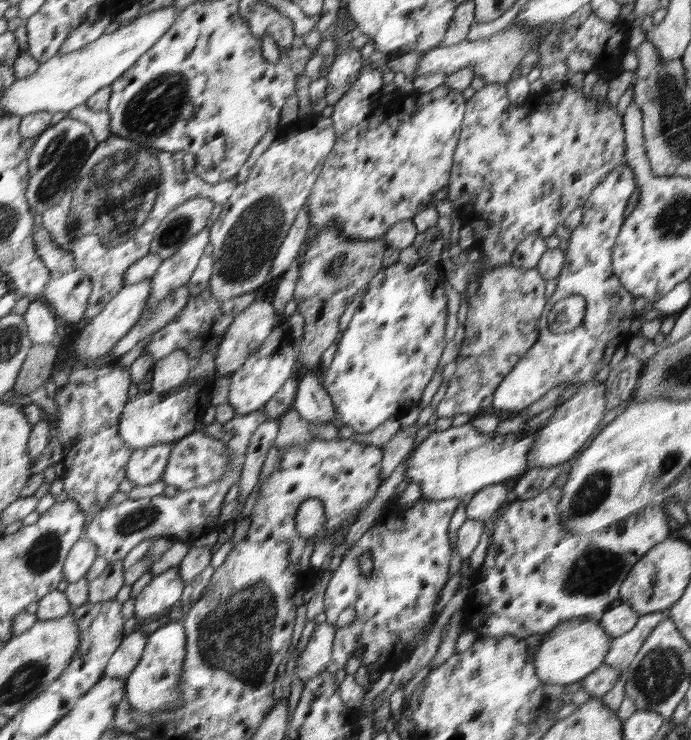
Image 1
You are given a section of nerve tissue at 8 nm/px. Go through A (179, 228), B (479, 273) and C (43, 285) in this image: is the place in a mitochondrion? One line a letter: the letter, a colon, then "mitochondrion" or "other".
A: mitochondrion
B: other
C: other

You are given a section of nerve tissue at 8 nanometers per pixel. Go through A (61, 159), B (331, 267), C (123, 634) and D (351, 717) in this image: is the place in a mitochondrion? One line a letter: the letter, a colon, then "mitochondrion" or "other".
A: mitochondrion
B: mitochondrion
C: other
D: other

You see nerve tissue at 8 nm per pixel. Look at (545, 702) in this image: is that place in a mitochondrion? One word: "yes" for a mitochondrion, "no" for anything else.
no

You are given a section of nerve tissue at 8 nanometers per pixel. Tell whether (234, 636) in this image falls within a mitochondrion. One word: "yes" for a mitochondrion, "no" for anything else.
yes

